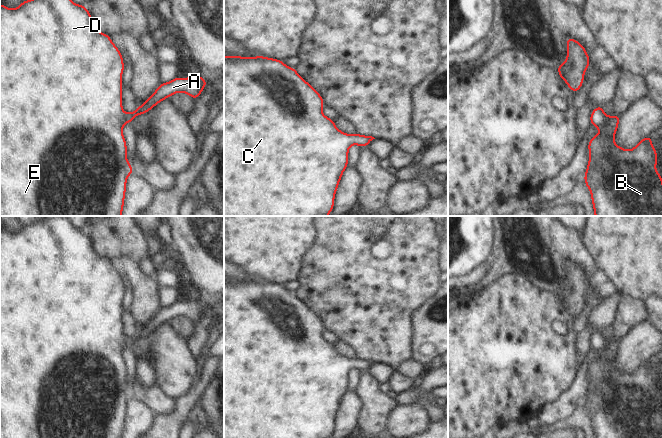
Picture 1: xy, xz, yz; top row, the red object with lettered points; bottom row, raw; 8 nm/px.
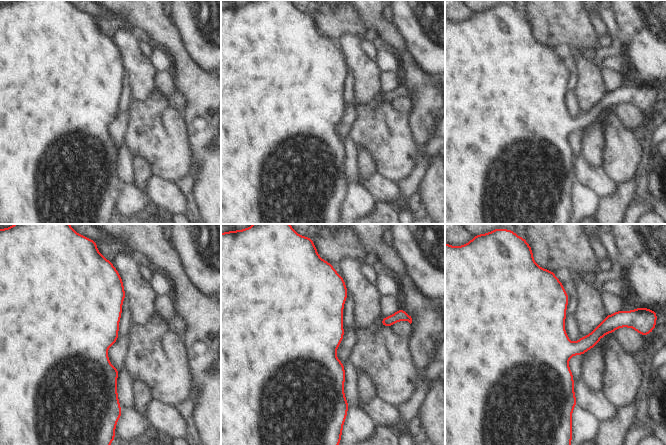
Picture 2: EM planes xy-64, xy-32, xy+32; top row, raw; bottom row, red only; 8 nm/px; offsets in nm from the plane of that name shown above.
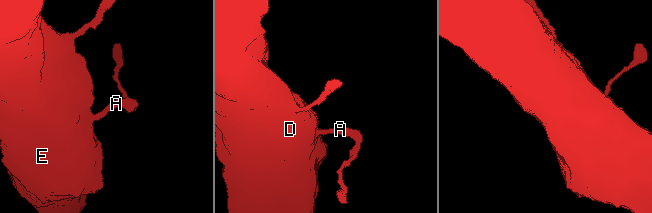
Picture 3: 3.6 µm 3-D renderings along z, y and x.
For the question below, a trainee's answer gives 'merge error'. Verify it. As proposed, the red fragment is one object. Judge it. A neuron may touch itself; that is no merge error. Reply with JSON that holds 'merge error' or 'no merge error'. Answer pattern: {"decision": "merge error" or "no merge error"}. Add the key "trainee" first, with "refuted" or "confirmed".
{"trainee": "refuted", "decision": "no merge error"}

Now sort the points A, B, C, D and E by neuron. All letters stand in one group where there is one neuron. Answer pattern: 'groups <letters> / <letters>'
groups A B C D E

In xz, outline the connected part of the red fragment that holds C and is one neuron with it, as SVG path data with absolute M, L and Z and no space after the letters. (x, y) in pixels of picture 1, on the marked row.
M224 56L224 216L328 216L334 207L334 196L336 189L342 177L343 171L348 164L348 149L352 144L364 147L367 146L373 139L372 136L363 136L360 134L345 134L338 130L334 121L322 114L324 101L320 94L305 80L303 80L296 72L296 68L289 68L282 60L271 59L268 57L238 57Z

